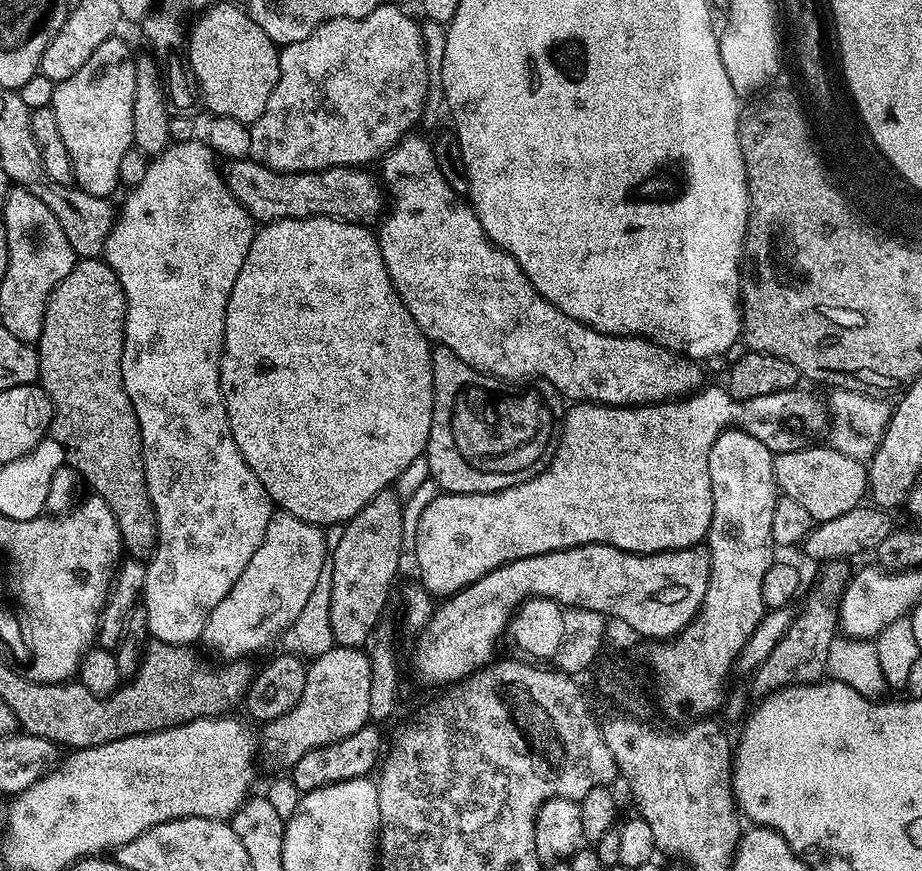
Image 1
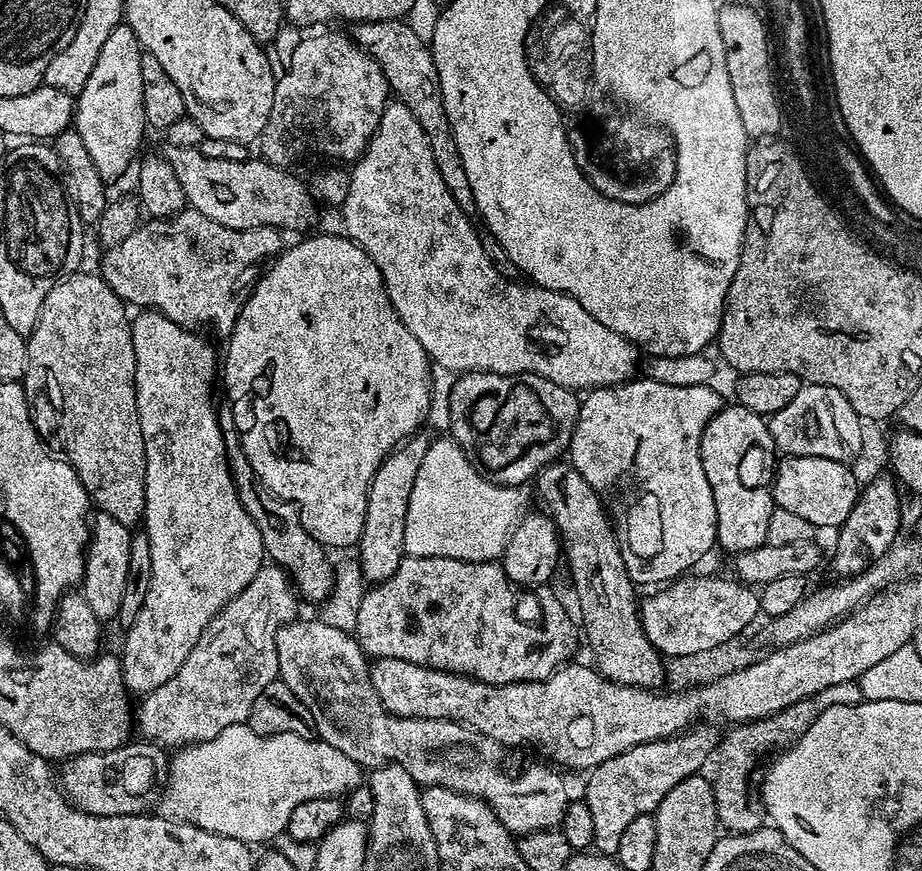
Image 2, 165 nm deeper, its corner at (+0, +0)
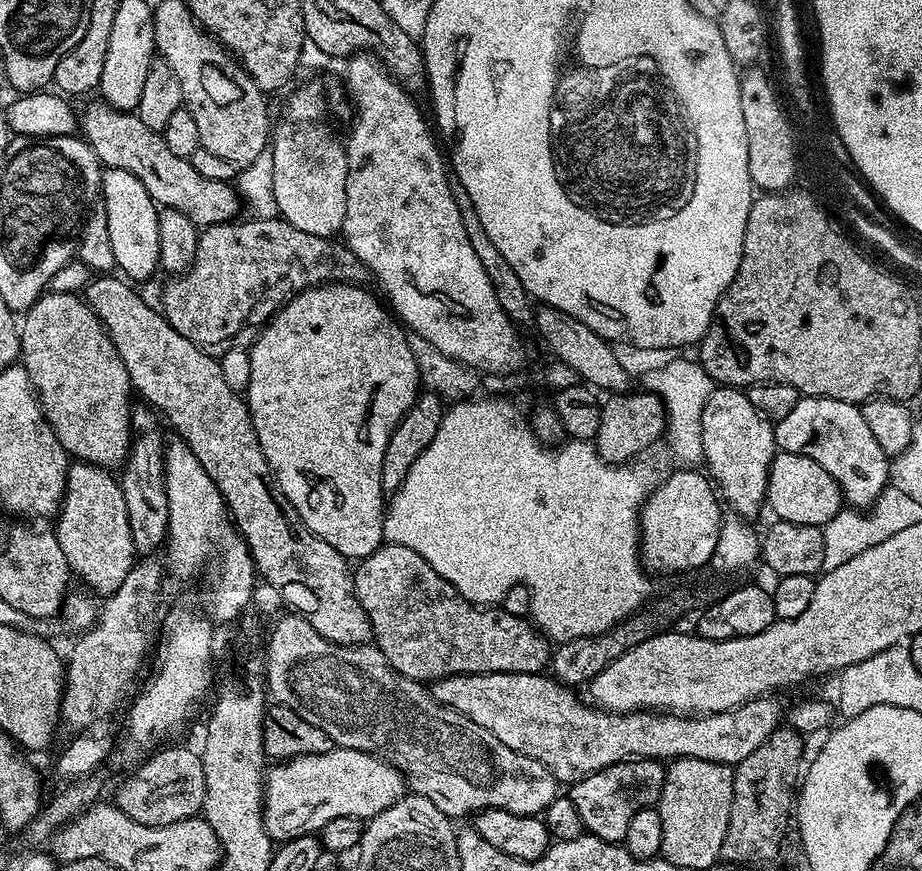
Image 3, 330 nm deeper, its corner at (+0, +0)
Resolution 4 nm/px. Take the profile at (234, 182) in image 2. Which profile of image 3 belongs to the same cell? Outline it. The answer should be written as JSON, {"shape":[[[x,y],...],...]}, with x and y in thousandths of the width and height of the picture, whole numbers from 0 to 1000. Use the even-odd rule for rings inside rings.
{"shape":[[[105,117],[93,121],[91,130],[86,130],[85,147],[110,189],[145,200],[170,235],[197,241],[197,246],[215,259],[246,257],[257,251],[256,242],[262,239],[262,231],[255,215],[248,208],[232,209],[229,204],[219,204],[219,200],[210,195],[207,183],[188,177],[177,155],[163,149],[151,133]]]}

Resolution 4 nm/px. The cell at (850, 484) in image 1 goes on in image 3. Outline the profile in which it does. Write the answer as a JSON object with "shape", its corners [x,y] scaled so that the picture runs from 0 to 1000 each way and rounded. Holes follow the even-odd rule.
{"shape":[[[843,518],[837,527],[837,534],[833,536],[833,567],[831,571],[832,582],[837,582],[838,594],[842,597],[852,599],[866,599],[870,604],[883,604],[888,606],[898,602],[906,591],[916,582],[918,575],[911,555],[905,550],[897,540],[892,540],[883,526],[874,526],[870,521],[857,521],[856,519]]]}

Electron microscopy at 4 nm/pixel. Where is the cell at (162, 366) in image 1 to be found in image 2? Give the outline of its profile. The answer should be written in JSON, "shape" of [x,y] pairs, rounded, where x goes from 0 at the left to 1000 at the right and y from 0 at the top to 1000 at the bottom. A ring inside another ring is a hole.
{"shape":[[[156,356],[144,362],[141,367],[143,378],[143,392],[145,393],[145,411],[148,412],[148,465],[150,466],[150,485],[154,489],[154,507],[158,517],[158,558],[156,559],[156,595],[154,608],[163,618],[163,679],[158,682],[158,691],[154,691],[154,700],[150,700],[150,710],[145,710],[143,716],[138,718],[139,731],[134,735],[134,749],[130,753],[130,768],[134,775],[134,788],[140,796],[159,797],[176,783],[184,783],[189,774],[193,774],[193,765],[202,760],[206,746],[210,746],[210,737],[219,732],[219,723],[234,706],[245,696],[245,691],[253,689],[257,682],[271,670],[271,664],[280,659],[280,654],[289,646],[289,635],[284,627],[284,613],[280,613],[280,604],[275,604],[275,595],[267,590],[262,576],[258,572],[258,563],[254,558],[254,549],[247,542],[247,518],[243,511],[243,495],[239,491],[236,468],[230,465],[230,435],[236,432],[236,404],[233,404],[223,392],[220,390],[216,380],[198,377],[184,365],[180,365],[175,358]]]}

